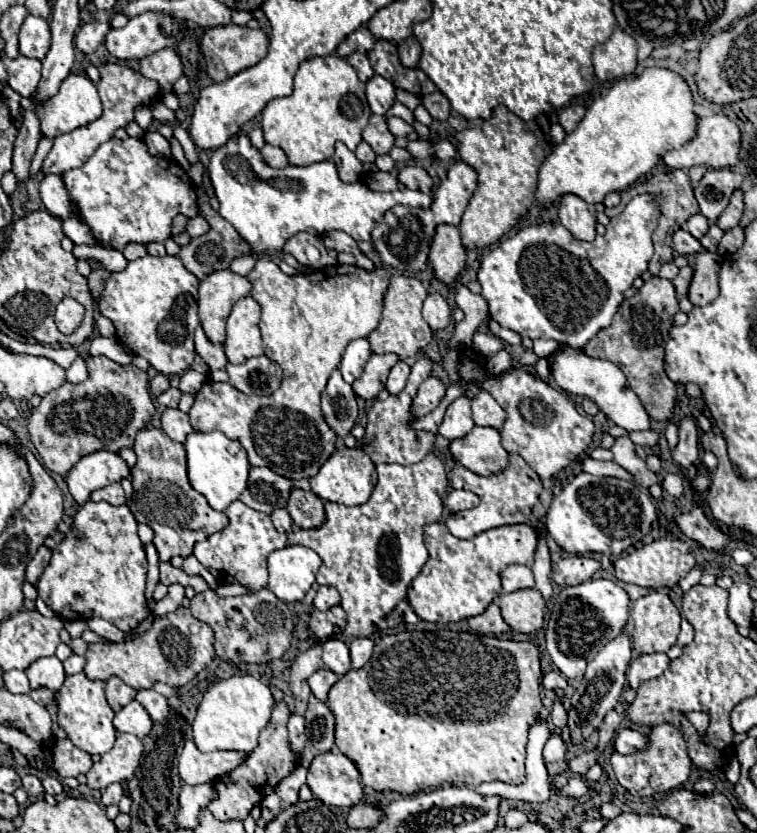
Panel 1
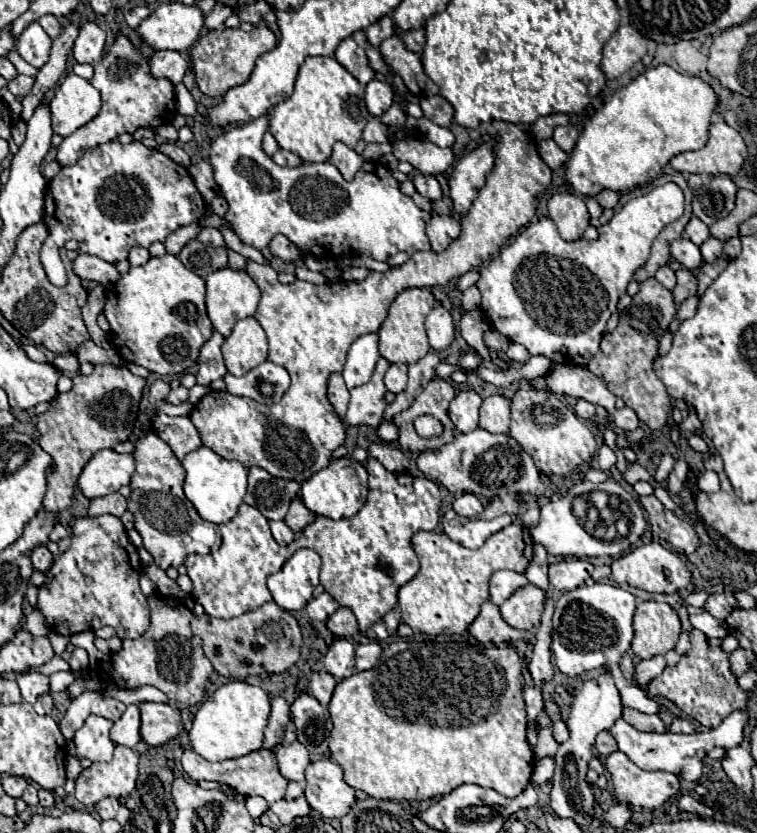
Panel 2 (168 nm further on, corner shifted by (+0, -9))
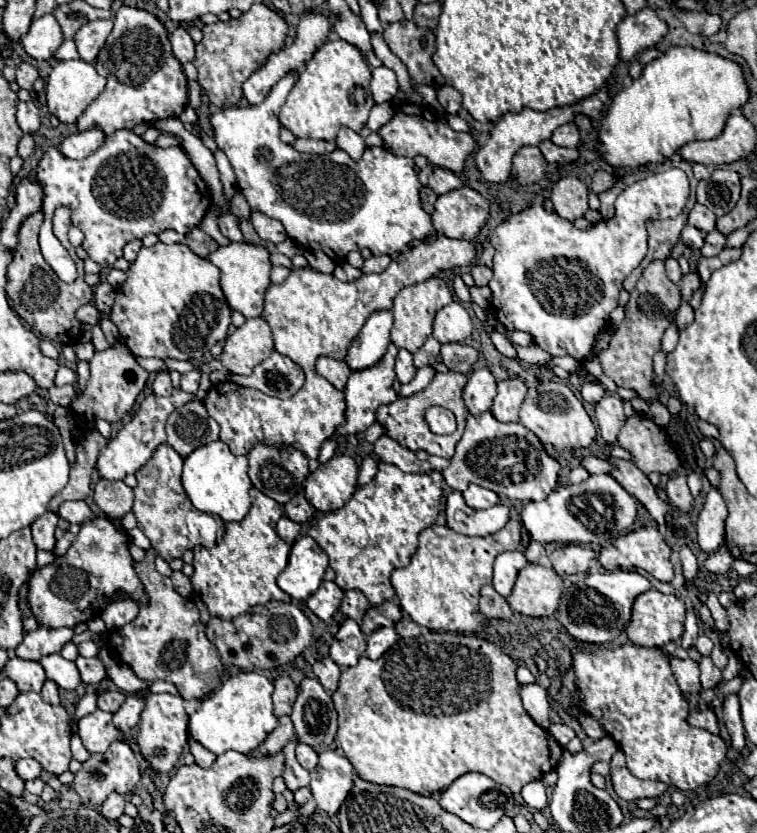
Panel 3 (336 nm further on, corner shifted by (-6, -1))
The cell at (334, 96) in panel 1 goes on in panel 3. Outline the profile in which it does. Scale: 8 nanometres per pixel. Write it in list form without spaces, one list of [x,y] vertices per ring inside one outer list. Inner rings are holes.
[[[339,38],[327,40],[299,74],[297,84],[291,88],[287,102],[279,112],[279,122],[291,130],[295,138],[311,140],[335,140],[341,126],[361,132],[375,106],[369,80],[371,70],[355,46]]]

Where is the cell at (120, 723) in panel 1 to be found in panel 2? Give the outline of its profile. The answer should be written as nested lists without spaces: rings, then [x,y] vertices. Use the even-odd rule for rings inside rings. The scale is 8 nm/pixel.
[[[135,704],[127,706],[127,710],[123,712],[123,716],[111,728],[111,740],[115,744],[123,744],[123,746],[133,748],[141,740],[141,736],[139,736],[139,724],[141,724],[139,708]]]

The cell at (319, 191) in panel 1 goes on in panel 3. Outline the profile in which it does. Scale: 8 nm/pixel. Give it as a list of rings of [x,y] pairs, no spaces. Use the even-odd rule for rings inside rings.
[[[295,72],[281,78],[259,106],[221,108],[211,116],[215,142],[229,158],[237,178],[237,186],[241,194],[247,198],[251,210],[265,212],[269,218],[279,220],[285,226],[291,240],[295,240],[307,250],[323,250],[337,264],[343,262],[351,250],[363,248],[369,248],[375,256],[387,254],[395,258],[405,246],[409,246],[409,242],[433,236],[435,228],[431,224],[431,216],[423,210],[419,200],[421,182],[417,180],[413,158],[395,156],[385,148],[367,148],[363,158],[355,162],[343,150],[333,150],[331,154],[315,156],[297,152],[295,148],[279,140],[281,124],[277,112],[285,104],[295,80]]]

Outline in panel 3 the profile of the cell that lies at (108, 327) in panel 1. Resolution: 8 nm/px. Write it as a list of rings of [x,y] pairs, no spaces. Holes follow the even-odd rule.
[[[101,282],[97,288],[95,288],[95,306],[101,310],[101,312],[105,312],[105,314],[109,314],[111,312],[111,308],[113,308],[113,300],[115,300],[115,290],[107,284],[107,282]]]

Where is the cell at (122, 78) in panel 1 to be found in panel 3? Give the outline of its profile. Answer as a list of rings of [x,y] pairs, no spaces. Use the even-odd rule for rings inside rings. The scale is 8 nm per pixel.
[[[129,6],[117,10],[113,32],[93,66],[107,78],[107,86],[77,120],[79,132],[101,128],[109,136],[121,128],[131,130],[135,124],[179,116],[187,106],[187,78],[179,60],[171,52],[165,26],[145,10]]]

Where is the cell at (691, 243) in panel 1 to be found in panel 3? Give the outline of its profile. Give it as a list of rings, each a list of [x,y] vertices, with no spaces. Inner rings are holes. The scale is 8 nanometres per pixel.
[[[689,224],[681,232],[681,242],[691,250],[701,250],[703,238],[705,238],[705,234],[701,230],[697,230],[695,226],[689,226]]]

